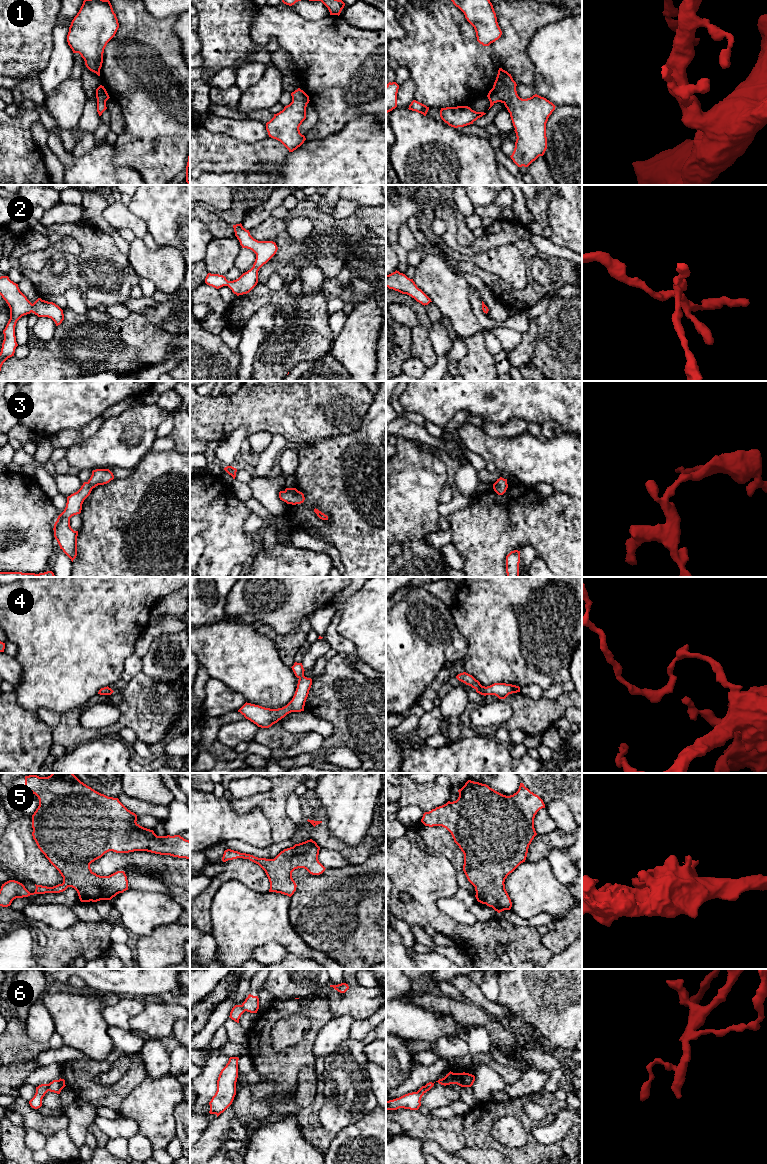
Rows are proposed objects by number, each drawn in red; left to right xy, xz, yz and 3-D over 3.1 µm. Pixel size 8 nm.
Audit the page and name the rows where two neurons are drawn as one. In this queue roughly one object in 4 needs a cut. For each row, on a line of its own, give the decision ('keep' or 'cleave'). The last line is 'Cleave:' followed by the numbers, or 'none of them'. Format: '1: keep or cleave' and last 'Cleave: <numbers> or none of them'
1: keep
2: keep
3: keep
4: keep
5: keep
6: cleave
Cleave: 6

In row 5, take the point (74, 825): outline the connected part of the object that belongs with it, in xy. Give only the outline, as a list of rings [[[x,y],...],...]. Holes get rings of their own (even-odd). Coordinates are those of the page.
[[[52,773],[48,777],[39,777],[37,775],[29,775],[25,776],[25,788],[29,791],[35,794],[38,799],[39,799],[39,806],[32,815],[32,836],[33,839],[35,840],[38,848],[40,851],[45,855],[45,857],[49,860],[49,862],[59,871],[61,876],[63,877],[63,883],[58,884],[53,887],[47,887],[47,886],[42,886],[42,885],[36,885],[36,889],[34,893],[30,893],[25,886],[15,880],[9,880],[2,884],[1,889],[0,889],[0,906],[2,907],[8,907],[11,905],[12,901],[16,898],[23,898],[23,897],[28,897],[30,895],[34,894],[45,894],[45,893],[60,893],[65,891],[68,887],[74,888],[79,896],[79,899],[81,902],[97,902],[100,900],[111,900],[113,897],[115,897],[119,893],[123,893],[124,891],[128,890],[128,880],[127,876],[124,871],[117,871],[109,876],[100,876],[94,873],[91,868],[90,864],[94,862],[95,860],[101,858],[105,853],[109,851],[113,851],[116,853],[129,853],[129,852],[134,852],[134,851],[147,851],[155,854],[160,854],[160,855],[170,855],[173,857],[178,857],[178,858],[186,858],[190,859],[190,841],[184,839],[180,835],[174,835],[174,836],[157,836],[153,830],[144,828],[140,826],[136,821],[137,821],[137,815],[130,810],[128,810],[120,801],[118,798],[113,798],[113,797],[108,797],[104,794],[101,794],[91,787],[87,786],[83,782],[81,782],[73,773]]]

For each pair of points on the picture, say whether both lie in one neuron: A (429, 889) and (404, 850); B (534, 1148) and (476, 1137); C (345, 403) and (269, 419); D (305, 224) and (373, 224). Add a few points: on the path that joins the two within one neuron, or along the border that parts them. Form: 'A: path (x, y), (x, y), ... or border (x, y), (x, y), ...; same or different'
A: path (424, 879), (406, 860); same
B: path (520, 1152), (509, 1152), (490, 1143); same
C: path (326, 403), (288, 403); same
D: border (292, 217), (307, 217), (312, 224), (301, 245); different

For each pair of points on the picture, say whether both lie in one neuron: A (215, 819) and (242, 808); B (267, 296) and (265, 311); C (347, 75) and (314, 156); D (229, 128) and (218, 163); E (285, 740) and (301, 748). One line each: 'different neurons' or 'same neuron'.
A: different neurons
B: different neurons
C: different neurons
D: different neurons
E: different neurons

